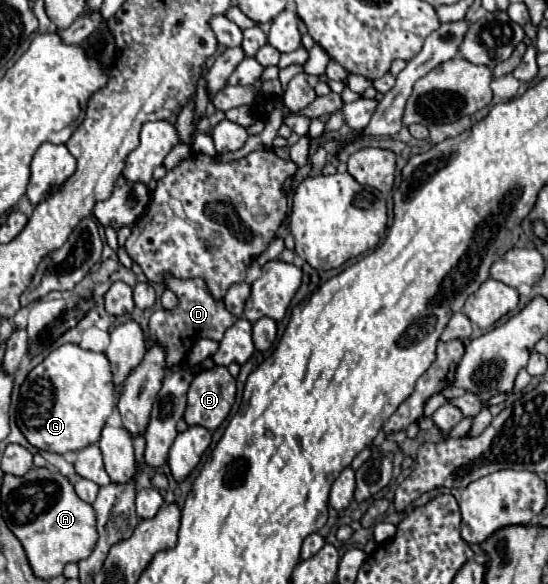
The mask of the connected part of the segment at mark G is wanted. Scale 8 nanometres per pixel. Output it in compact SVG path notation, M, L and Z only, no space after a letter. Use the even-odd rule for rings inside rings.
M64 344L50 352L46 360L38 364L24 380L20 388L16 422L34 448L66 454L70 450L78 452L90 444L96 444L114 406L116 396L108 358L76 344Z

